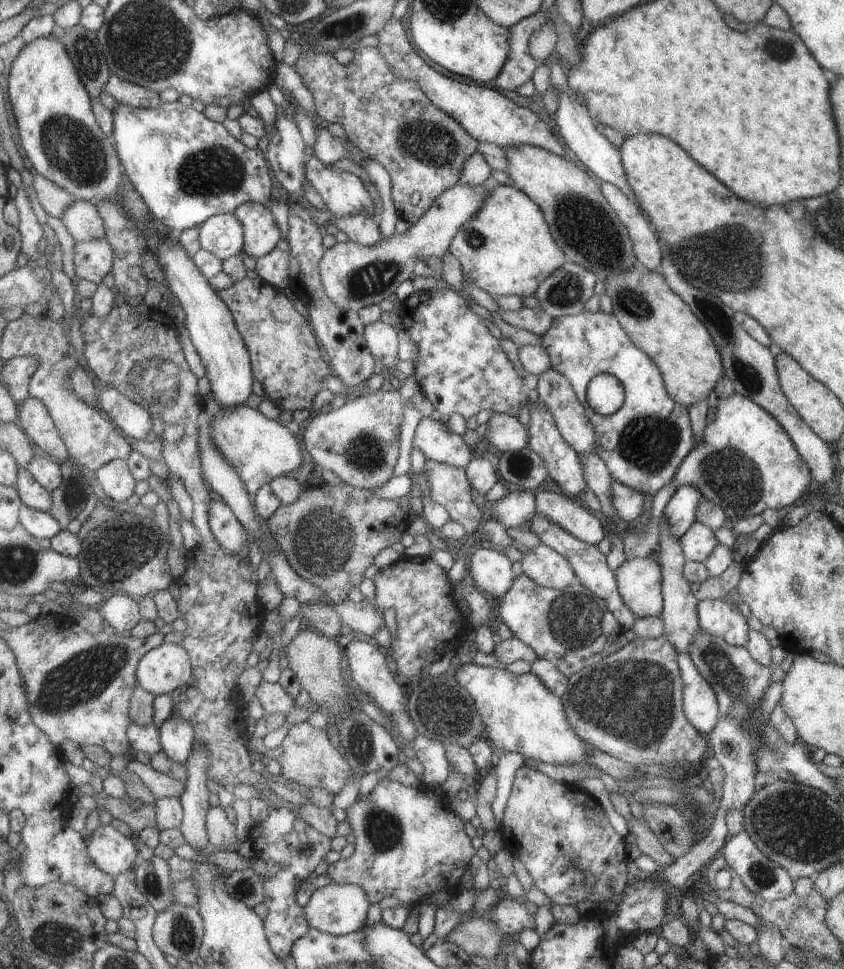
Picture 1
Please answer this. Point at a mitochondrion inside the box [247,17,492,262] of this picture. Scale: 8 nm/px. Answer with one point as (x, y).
(429, 142)

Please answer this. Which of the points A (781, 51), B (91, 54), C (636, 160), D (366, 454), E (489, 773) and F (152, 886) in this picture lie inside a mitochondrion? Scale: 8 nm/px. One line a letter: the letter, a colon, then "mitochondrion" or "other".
A: mitochondrion
B: mitochondrion
C: other
D: mitochondrion
E: other
F: mitochondrion

